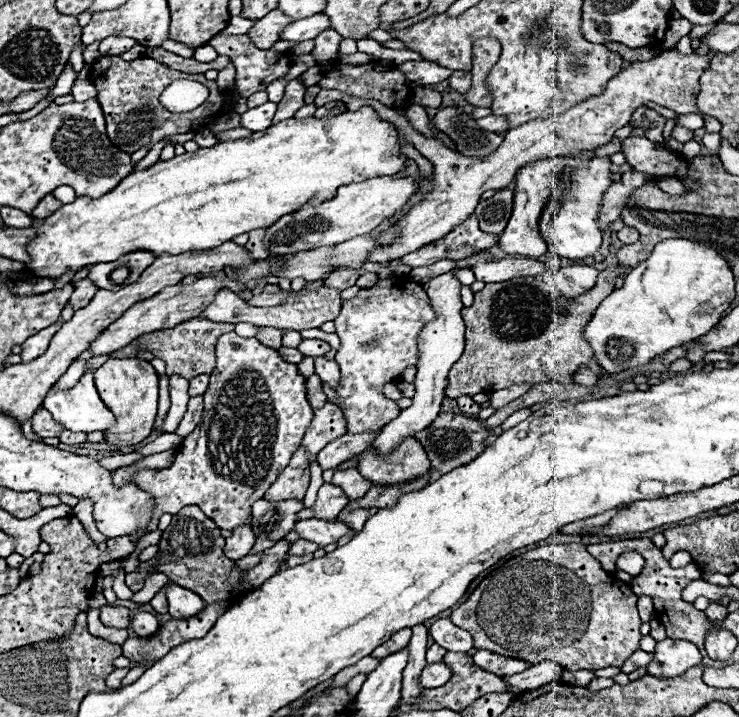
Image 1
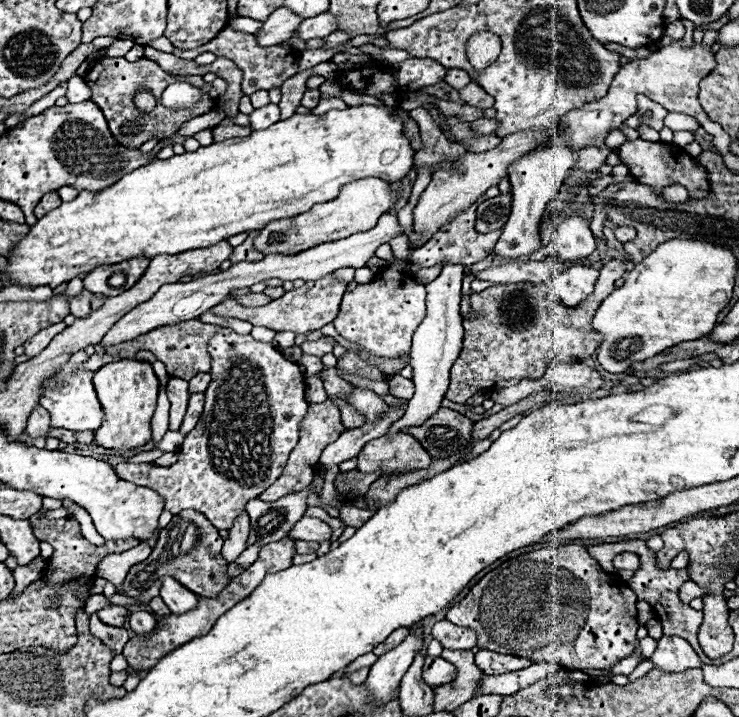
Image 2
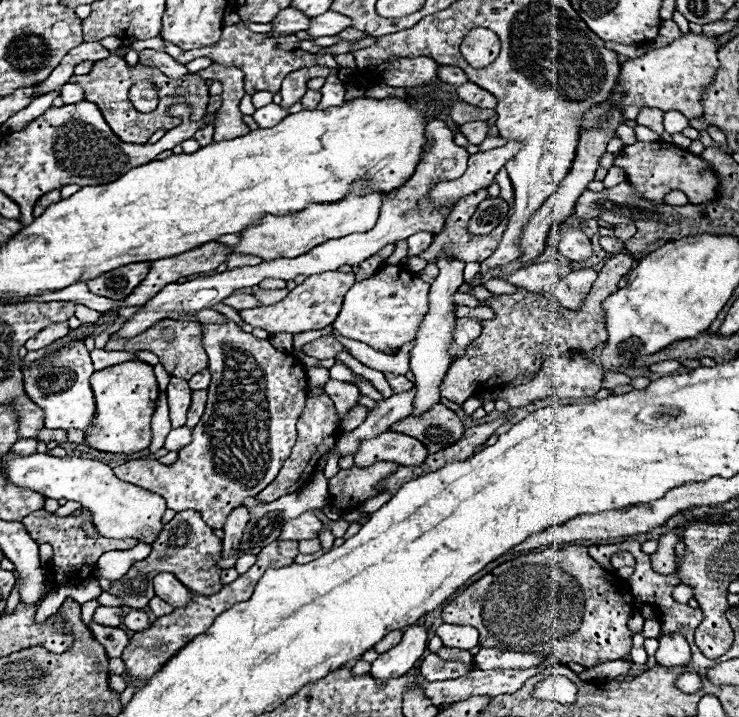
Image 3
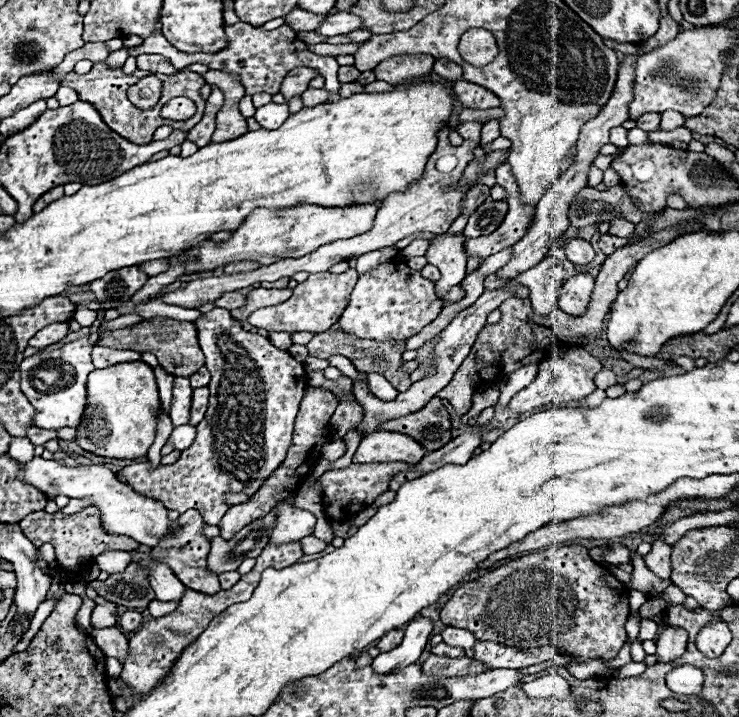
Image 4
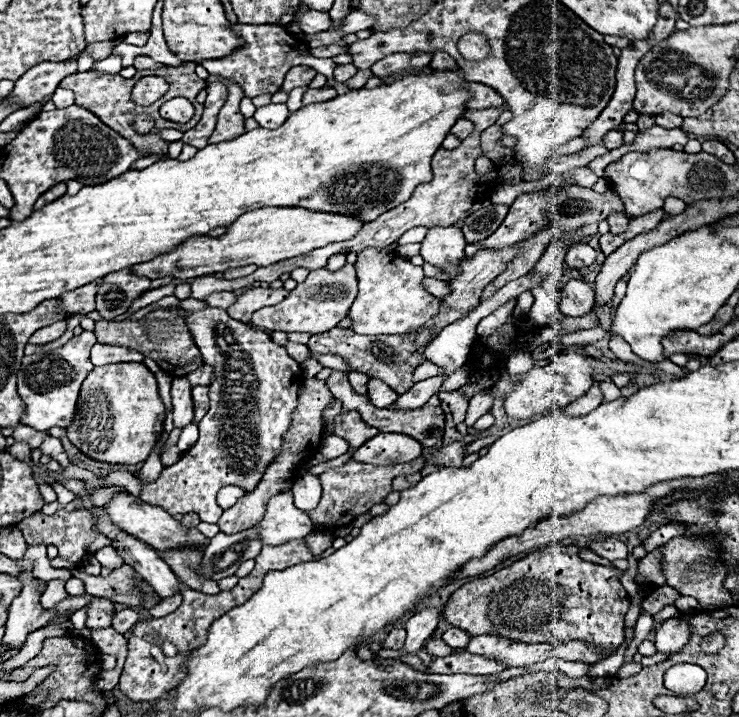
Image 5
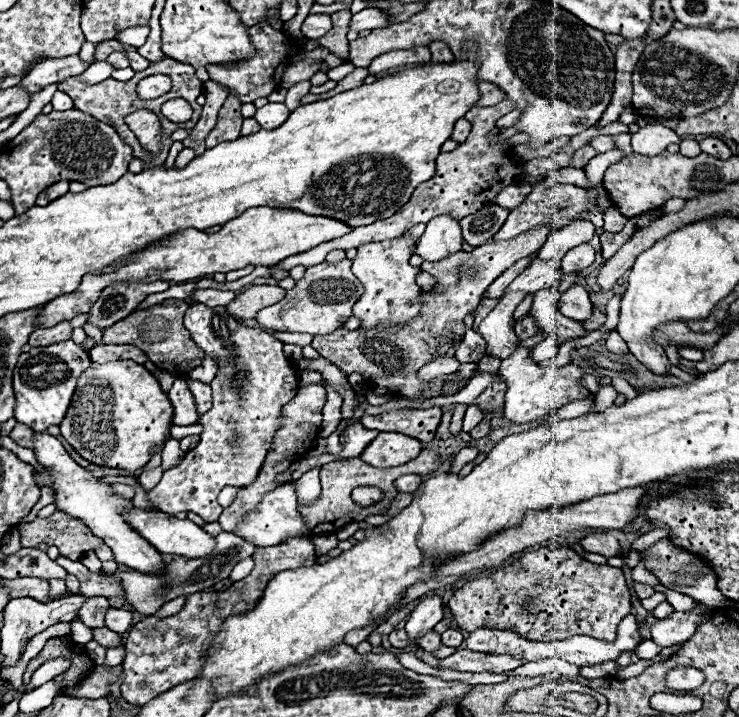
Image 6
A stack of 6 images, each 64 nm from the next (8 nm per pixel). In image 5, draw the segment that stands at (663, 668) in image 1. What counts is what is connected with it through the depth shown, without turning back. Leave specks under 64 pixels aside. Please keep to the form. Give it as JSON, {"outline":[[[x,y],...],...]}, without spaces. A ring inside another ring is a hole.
{"outline":[[[670,618],[670,620],[662,622],[660,628],[656,628],[654,636],[656,636],[654,644],[656,644],[658,652],[672,656],[672,654],[678,654],[684,648],[684,644],[688,642],[690,626],[682,620]]]}

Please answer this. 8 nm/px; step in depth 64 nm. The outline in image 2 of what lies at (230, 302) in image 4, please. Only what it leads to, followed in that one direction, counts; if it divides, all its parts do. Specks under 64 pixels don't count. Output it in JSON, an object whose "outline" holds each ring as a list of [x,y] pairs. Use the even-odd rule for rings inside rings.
{"outline":[[[246,294],[246,296],[238,296],[236,298],[240,304],[244,304],[244,306],[266,306],[268,302],[272,302],[266,294]]]}

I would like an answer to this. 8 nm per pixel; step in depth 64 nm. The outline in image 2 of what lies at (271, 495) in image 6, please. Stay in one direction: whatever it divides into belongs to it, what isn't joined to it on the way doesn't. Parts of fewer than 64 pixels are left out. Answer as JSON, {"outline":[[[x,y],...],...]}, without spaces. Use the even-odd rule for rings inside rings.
{"outline":[[[302,516],[294,528],[288,532],[292,540],[306,540],[306,542],[324,542],[324,540],[334,540],[332,538],[332,528],[318,520],[318,518],[308,518]]]}

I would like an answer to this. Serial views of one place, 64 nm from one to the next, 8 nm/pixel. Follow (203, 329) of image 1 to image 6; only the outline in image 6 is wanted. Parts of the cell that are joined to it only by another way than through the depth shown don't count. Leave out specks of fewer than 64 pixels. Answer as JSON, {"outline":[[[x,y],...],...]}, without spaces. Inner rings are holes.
{"outline":[[[166,300],[160,306],[154,306],[150,310],[136,310],[128,318],[122,318],[120,322],[108,326],[102,330],[102,342],[104,344],[130,344],[146,352],[146,356],[160,364],[160,370],[166,370],[170,374],[188,374],[200,362],[204,360],[204,352],[192,342],[188,330],[182,324],[182,318],[188,310],[188,304],[184,300]]]}

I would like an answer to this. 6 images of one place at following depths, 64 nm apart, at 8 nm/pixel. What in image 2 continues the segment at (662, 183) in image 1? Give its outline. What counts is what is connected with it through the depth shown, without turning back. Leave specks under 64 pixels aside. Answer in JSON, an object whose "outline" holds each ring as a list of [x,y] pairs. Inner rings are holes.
{"outline":[[[680,184],[666,186],[662,194],[664,194],[668,200],[672,200],[672,202],[684,202],[686,198],[690,198],[690,196],[688,196],[688,190],[686,190],[684,186],[680,186]]]}

